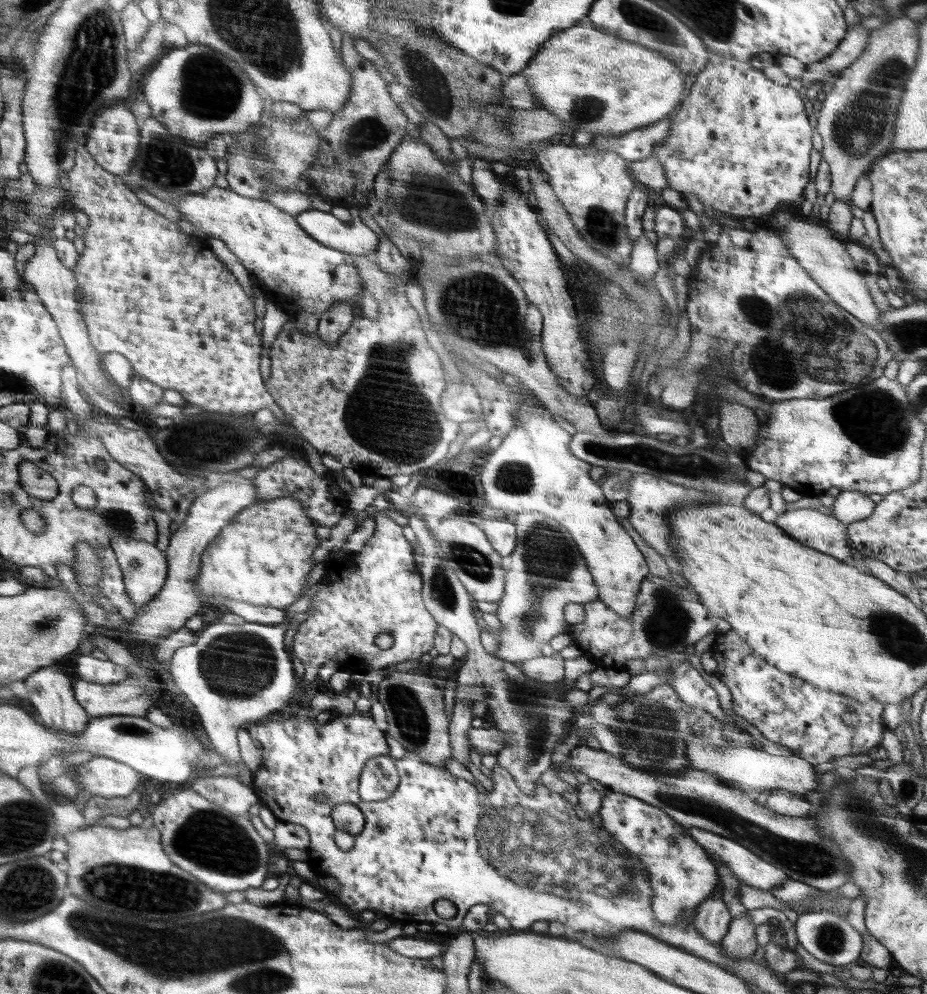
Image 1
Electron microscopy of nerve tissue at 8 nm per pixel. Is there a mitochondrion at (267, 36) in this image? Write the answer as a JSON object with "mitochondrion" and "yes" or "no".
{"mitochondrion":"yes"}

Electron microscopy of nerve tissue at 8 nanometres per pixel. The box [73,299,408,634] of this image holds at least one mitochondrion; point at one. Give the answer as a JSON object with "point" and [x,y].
{"point":[194,445]}

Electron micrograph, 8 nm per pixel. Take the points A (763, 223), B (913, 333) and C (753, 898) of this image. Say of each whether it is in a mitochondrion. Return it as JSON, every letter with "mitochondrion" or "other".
{"A":"other","B":"mitochondrion","C":"other"}

